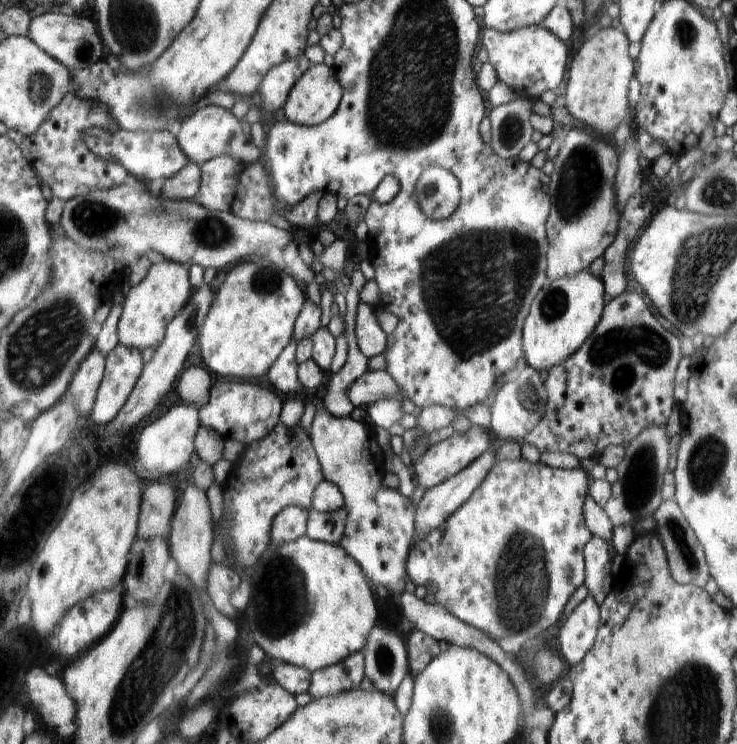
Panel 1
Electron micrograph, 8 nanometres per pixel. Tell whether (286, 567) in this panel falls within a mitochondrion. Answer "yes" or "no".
yes

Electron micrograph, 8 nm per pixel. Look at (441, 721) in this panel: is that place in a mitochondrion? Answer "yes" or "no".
yes

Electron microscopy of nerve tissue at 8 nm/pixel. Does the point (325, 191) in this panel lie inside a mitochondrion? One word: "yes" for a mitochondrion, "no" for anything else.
no

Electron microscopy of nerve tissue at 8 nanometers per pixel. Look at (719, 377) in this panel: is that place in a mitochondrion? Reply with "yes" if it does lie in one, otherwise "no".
no

